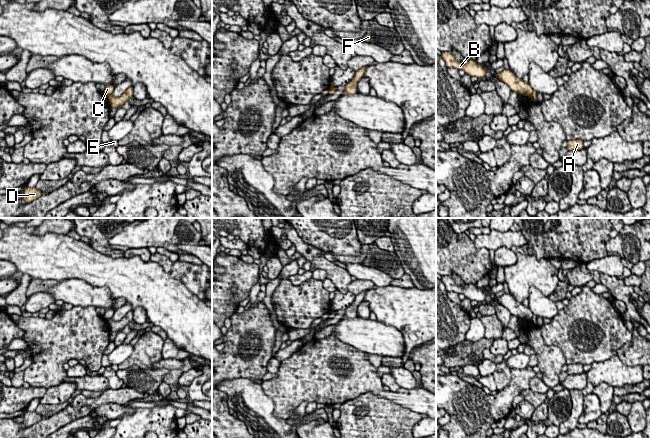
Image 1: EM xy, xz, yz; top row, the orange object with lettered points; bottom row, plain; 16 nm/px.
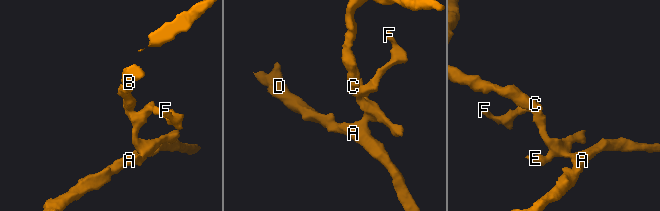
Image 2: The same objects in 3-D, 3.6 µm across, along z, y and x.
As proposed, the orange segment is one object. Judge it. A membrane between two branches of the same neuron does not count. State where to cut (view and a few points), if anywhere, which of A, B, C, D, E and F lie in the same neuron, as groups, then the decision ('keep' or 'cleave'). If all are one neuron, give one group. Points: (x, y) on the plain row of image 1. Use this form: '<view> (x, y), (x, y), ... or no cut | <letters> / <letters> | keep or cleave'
yz (533, 315), (529, 320) | A D E F / B C | cleave

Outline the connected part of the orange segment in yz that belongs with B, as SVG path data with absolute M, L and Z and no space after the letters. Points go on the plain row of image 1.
M442 276L440 279L448 292L456 292L458 294L464 294L466 298L475 300L477 302L483 302L486 299L487 294L481 289L478 289L474 284L466 284L465 286L458 286L451 276Z

